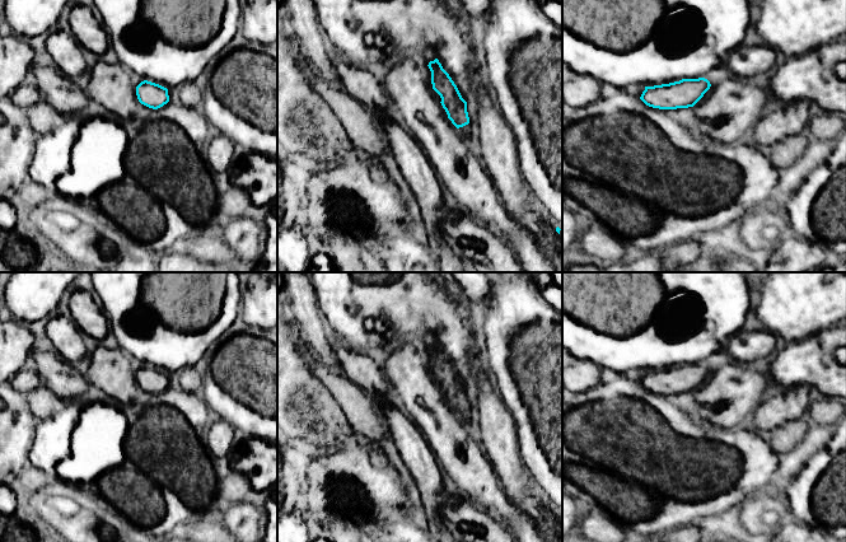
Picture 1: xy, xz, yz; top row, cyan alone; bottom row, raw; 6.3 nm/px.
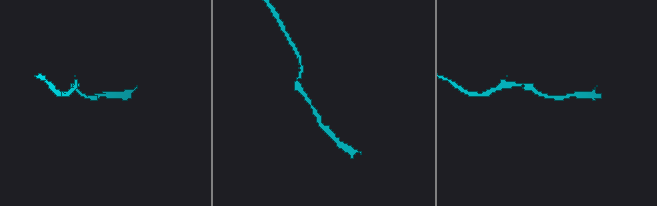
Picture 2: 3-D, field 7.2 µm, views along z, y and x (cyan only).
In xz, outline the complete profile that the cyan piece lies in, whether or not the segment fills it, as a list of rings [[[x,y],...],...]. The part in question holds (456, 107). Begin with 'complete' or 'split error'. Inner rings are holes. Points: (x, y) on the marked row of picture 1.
complete | [[[438,59],[430,61],[427,66],[431,71],[433,89],[440,95],[440,103],[448,118],[457,129],[468,125],[467,102],[462,98],[449,74],[443,69]]]

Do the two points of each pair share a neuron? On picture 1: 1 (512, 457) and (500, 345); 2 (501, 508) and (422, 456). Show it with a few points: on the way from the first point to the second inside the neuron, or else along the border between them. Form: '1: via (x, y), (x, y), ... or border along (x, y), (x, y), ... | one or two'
1: border along (498, 395), (513, 419), (518, 437) | two
2: border along (425, 439), (440, 467) | two

